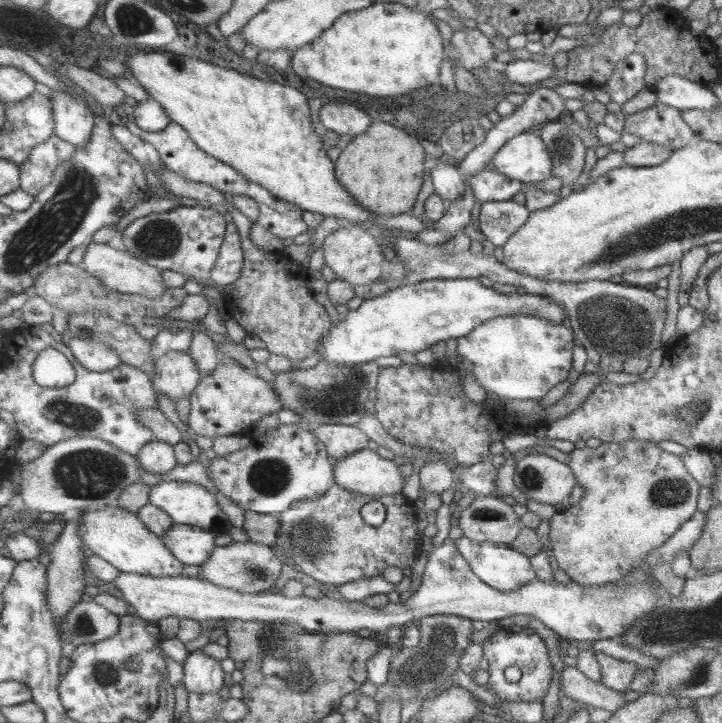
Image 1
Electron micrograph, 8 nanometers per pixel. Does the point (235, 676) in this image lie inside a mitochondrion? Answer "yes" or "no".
no

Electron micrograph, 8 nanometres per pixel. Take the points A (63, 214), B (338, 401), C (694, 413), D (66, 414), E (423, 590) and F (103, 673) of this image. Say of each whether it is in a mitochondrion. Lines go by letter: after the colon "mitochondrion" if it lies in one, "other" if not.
A: mitochondrion
B: mitochondrion
C: mitochondrion
D: mitochondrion
E: other
F: mitochondrion

